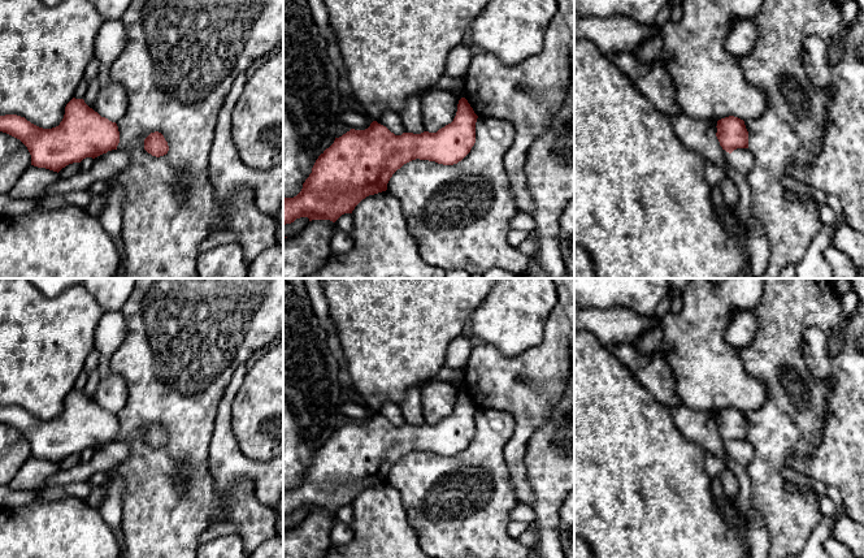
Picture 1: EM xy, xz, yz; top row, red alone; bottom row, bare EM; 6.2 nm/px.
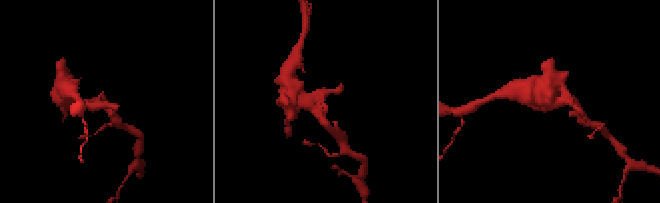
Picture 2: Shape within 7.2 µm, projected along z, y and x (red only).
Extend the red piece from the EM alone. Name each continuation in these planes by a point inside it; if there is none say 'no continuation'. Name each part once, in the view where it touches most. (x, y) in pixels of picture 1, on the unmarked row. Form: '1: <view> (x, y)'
no continuation

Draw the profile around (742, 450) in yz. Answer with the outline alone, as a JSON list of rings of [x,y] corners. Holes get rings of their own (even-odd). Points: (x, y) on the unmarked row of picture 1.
[[[737,440],[731,445],[731,453],[734,459],[743,467],[746,467],[754,455],[754,447],[748,440]]]

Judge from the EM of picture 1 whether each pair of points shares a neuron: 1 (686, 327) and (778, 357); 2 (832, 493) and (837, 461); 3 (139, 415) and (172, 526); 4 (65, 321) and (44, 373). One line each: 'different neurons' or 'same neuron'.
1: different neurons
2: different neurons
3: same neuron
4: same neuron

